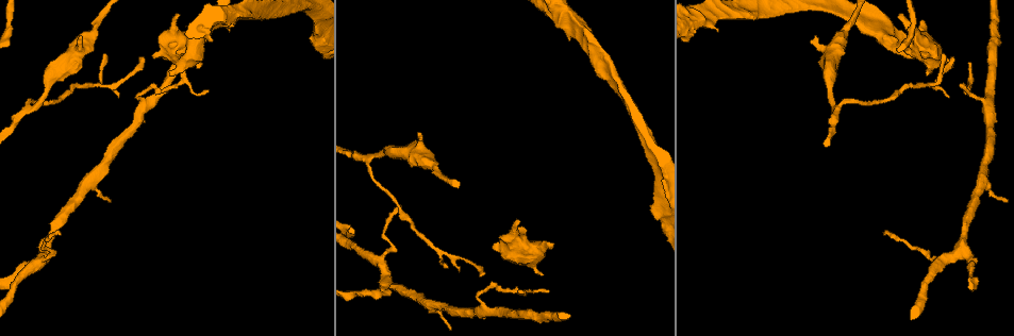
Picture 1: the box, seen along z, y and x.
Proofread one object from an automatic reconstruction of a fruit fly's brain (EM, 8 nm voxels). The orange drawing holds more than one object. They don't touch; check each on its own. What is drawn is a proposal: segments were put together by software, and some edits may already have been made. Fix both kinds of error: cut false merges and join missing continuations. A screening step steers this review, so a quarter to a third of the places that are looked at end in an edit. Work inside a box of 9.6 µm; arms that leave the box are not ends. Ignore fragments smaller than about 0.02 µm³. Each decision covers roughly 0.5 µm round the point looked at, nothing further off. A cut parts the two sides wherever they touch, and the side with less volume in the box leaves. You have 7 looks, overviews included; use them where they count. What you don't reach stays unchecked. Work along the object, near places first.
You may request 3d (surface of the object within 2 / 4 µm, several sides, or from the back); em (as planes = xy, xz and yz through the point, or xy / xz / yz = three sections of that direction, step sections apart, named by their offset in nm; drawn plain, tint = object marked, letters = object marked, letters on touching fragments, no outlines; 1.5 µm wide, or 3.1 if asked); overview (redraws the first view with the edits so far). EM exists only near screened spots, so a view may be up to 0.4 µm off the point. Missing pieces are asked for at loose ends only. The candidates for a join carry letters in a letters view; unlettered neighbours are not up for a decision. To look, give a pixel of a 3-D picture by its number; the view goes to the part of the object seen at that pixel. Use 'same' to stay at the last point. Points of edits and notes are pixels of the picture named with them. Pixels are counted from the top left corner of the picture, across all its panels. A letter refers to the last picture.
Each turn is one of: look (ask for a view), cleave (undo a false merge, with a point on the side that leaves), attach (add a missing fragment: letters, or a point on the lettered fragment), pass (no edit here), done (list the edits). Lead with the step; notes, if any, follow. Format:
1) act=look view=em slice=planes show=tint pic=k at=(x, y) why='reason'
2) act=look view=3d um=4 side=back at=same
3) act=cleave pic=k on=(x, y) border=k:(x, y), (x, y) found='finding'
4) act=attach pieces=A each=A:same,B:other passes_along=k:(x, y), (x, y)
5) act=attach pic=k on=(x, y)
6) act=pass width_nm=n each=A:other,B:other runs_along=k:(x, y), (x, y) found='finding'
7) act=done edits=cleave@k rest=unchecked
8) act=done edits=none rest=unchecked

act=look view=3d um=4 pic=1 at=(569, 20)

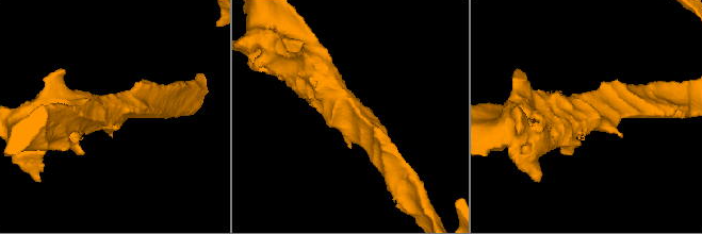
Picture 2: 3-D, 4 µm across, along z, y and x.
act=look view=em slice=xy step=8 show=tint pic=2 at=(585, 112) why='shape alone is not enough'

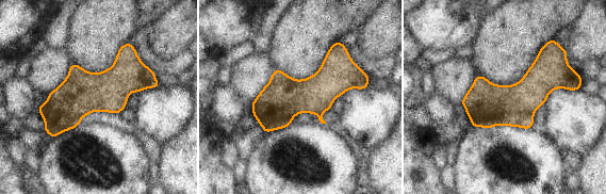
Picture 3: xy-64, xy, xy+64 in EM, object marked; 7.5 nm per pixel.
act=look view=em slice=planes show=letters at=same

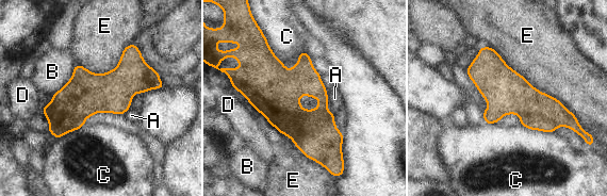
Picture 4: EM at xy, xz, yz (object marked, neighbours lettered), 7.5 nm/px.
act=pass width_nm=320 each=A:other,B:other,C:other,D:other,E:other border=4:(485, 46), (576, 116) found='one cell here'

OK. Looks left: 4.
act=look view=em slice=xz step=8 show=tint pic=1 at=(79, 38) why='an open end'

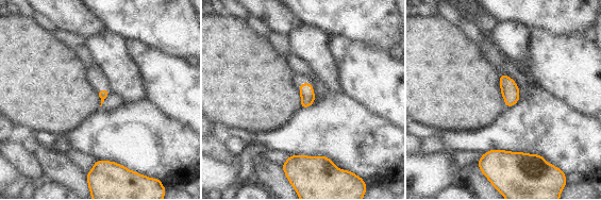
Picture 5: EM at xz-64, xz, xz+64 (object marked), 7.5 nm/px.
act=look view=em slice=xy step=4 show=tint at=same why='cut it another way'

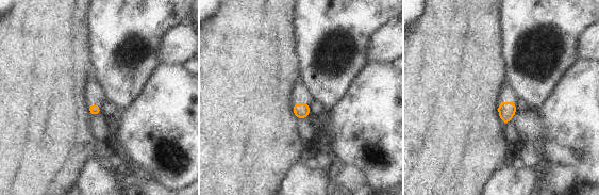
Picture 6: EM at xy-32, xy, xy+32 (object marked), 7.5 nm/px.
act=look view=em slice=xy step=4 show=letters at=same why='what lies round it'

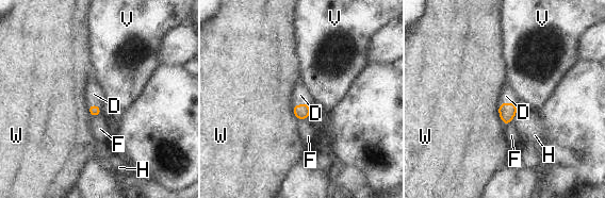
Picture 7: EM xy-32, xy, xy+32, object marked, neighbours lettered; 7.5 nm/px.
act=attach pieces=D each=D:same,F:other,H:other,V:other,W:other passes_along=7:(301, 112), (300, 104), (300, 95) found='it goes on there'

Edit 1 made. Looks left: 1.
act=look view=em slice=xz step=4 show=letters pic=1 at=(401, 205) why='tapers out'

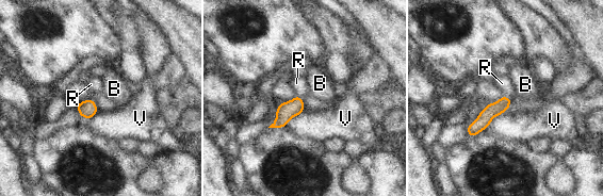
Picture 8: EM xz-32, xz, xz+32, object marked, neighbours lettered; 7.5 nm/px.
act=attach pieces=R each=B:other,R:same,V:other found='the cell continues'

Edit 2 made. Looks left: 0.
act=done edits=attach@7,attach@8 rest=unchecked

